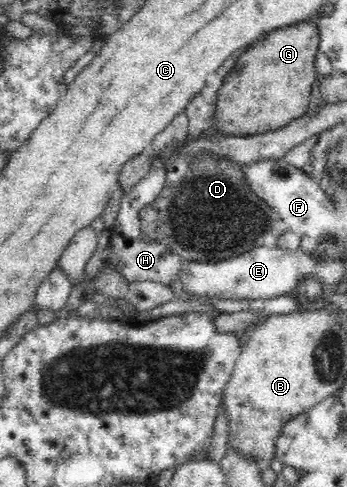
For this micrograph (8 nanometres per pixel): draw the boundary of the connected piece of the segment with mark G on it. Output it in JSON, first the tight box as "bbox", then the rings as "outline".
{"bbox":[211,19,320,137],"outline":[[[315,19],[268,31],[265,37],[254,41],[230,69],[222,85],[218,87],[214,114],[211,115],[218,133],[228,137],[248,137],[268,133],[288,126],[292,121],[306,115],[312,84],[318,78],[315,60],[319,44],[320,35]]]}

